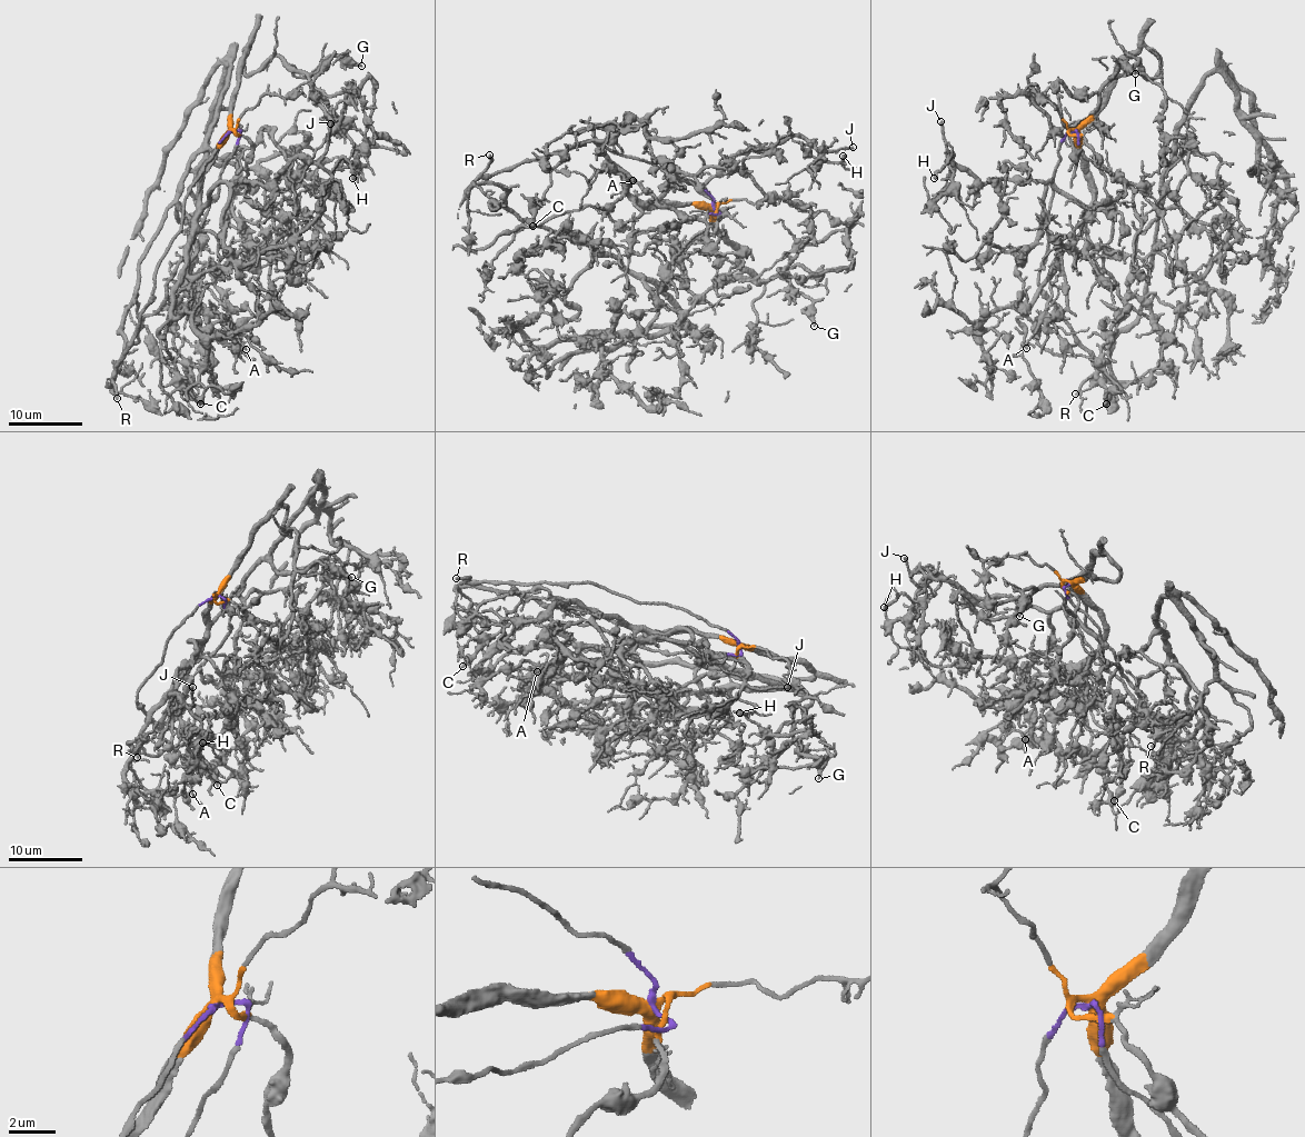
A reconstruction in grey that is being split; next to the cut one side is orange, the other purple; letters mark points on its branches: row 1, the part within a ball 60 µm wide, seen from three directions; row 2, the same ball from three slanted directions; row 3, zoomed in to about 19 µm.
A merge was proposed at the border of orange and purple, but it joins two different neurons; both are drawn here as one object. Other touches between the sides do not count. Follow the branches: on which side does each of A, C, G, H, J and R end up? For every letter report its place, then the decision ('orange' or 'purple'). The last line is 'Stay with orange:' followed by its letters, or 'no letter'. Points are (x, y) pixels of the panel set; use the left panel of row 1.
A: at (246, 349); orange
C: at (200, 404); orange
G: at (361, 66); orange
H: at (352, 178); orange
J: at (330, 123); orange
R: at (117, 398); purple
Stay with orange: A, C, G, H, J

